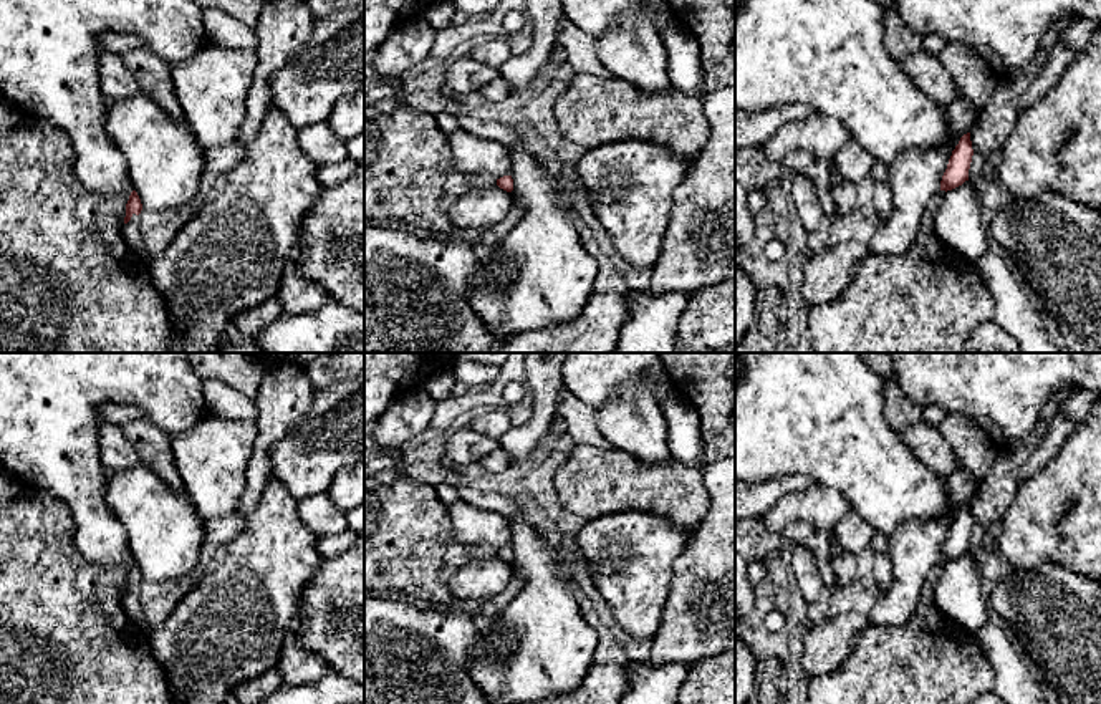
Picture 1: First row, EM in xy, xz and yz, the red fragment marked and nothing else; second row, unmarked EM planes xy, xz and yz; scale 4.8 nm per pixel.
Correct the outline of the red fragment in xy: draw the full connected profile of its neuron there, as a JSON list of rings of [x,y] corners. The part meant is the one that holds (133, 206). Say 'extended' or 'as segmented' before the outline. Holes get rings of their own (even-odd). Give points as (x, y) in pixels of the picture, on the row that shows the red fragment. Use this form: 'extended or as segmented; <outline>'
extended; [[[132,190],[129,195],[129,200],[126,204],[126,217],[124,217],[123,234],[124,234],[124,240],[127,242],[127,245],[132,250],[144,253],[146,247],[144,247],[142,235],[139,232],[141,210],[142,210],[141,199],[139,199],[137,192]]]

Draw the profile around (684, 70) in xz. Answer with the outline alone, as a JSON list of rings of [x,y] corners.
[[[676,23],[661,33],[661,40],[667,51],[671,86],[702,96],[700,48],[695,38]]]

